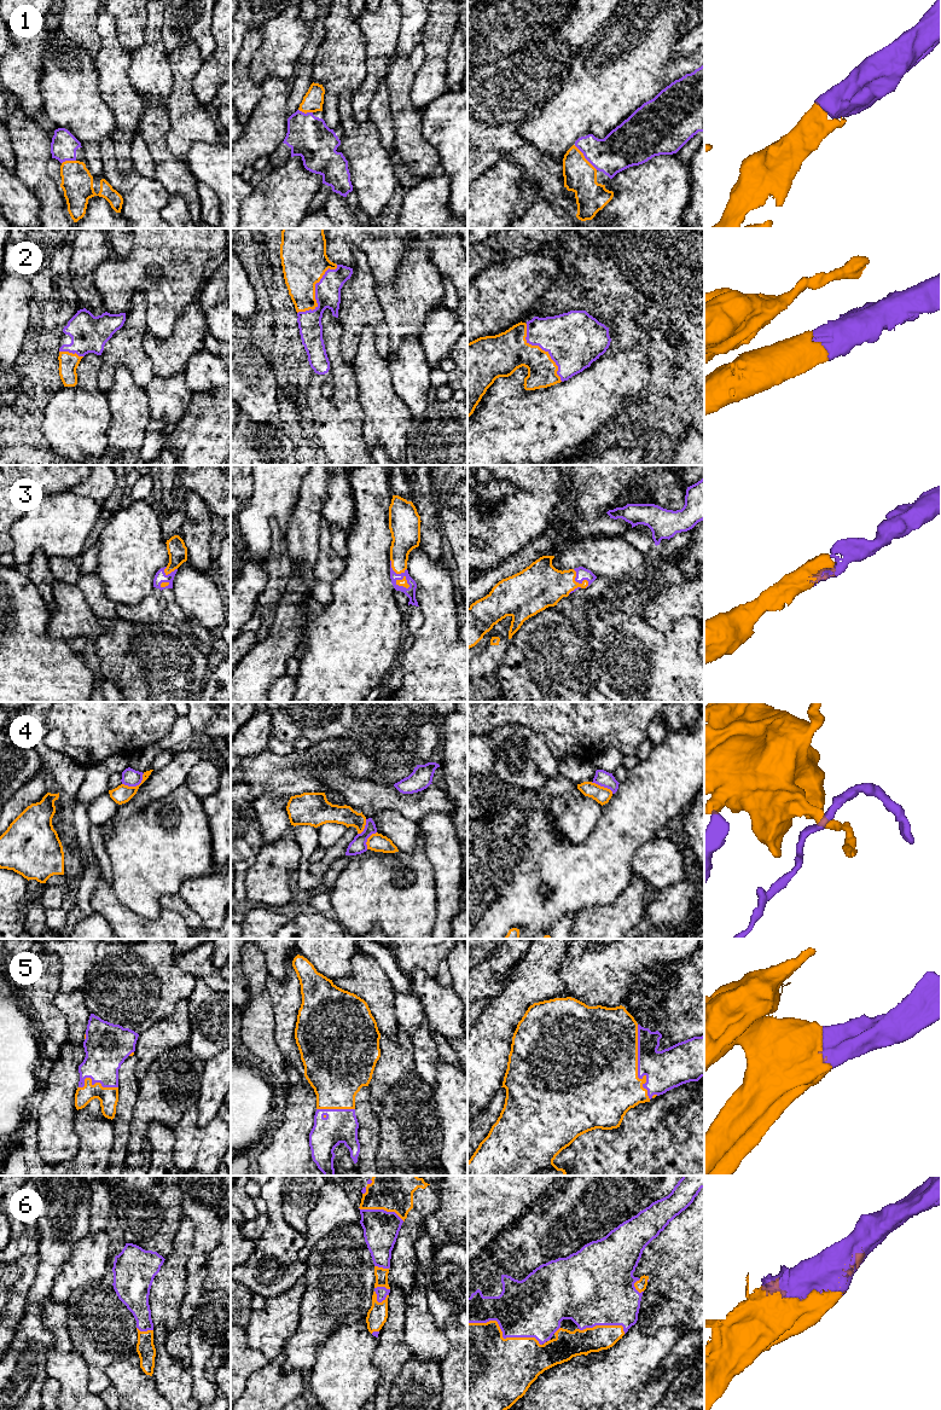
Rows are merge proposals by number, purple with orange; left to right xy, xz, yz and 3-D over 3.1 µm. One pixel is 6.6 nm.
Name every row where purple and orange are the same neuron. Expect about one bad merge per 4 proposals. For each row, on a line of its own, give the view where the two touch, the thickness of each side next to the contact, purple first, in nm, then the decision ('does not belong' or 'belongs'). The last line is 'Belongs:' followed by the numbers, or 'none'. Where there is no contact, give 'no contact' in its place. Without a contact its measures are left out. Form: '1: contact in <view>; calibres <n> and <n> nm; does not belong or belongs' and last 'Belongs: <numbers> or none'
1: contact in yz; calibres 260 and 220 nm; belongs
2: contact in xz; calibres 180 and 300 nm; belongs
3: contact in xz; calibres 70 and 50 nm; belongs
4: contact in xy; calibres 120 and 120 nm; does not belong
5: contact in yz; calibres 260 and 500 nm; belongs
6: contact in yz; calibres 380 and 480 nm; belongs
Belongs: 1, 2, 3, 5, 6

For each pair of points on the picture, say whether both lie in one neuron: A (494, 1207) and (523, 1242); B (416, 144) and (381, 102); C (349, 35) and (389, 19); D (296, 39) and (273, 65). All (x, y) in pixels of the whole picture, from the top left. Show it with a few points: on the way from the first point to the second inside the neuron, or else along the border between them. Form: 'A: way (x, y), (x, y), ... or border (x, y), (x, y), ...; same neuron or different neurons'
A: border (507, 1226), (494, 1236); different neurons
B: border (385, 86), (394, 129), (394, 141); different neurons
C: border (358, 22), (364, 38), (366, 58); different neurons
D: way (290, 45), (276, 59); same neuron

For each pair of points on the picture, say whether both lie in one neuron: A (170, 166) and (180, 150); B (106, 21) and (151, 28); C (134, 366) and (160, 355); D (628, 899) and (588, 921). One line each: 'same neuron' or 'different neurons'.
A: different neurons
B: different neurons
C: different neurons
D: same neuron

